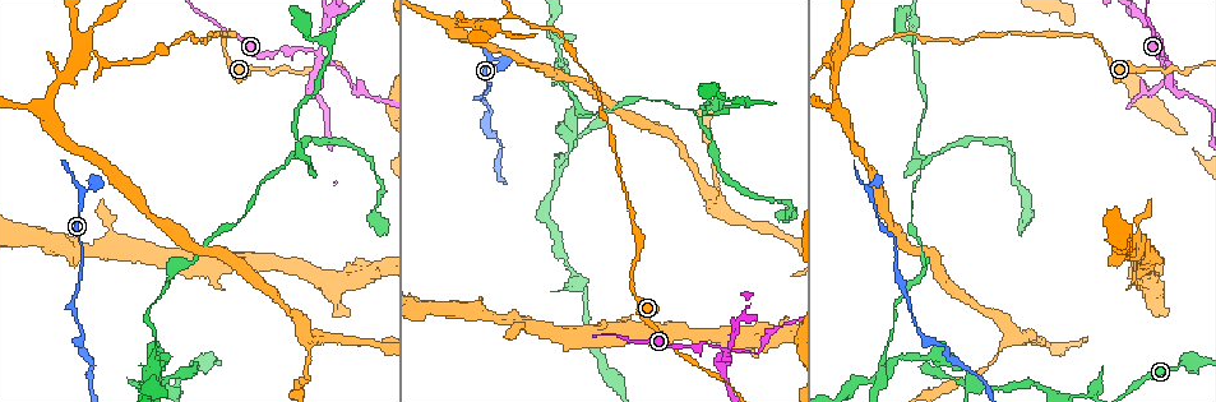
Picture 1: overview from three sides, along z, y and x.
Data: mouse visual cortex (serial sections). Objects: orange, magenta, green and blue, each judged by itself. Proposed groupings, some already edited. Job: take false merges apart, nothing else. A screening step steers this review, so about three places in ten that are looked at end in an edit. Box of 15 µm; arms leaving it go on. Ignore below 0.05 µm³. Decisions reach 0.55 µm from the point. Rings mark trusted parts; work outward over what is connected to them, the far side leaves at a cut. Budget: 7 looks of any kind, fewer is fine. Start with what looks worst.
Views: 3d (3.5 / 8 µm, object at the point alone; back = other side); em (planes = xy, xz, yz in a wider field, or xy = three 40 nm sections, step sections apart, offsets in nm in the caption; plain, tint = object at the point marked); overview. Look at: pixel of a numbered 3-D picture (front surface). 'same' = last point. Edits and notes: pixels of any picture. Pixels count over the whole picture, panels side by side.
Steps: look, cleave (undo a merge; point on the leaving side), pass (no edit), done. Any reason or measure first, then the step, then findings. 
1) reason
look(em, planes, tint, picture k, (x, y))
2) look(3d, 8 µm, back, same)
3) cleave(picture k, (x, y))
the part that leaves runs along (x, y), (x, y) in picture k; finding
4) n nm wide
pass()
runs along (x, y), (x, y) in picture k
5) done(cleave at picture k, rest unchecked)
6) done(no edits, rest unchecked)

sharp bend
look(3d, 8 µm, picture 1, (871, 185))

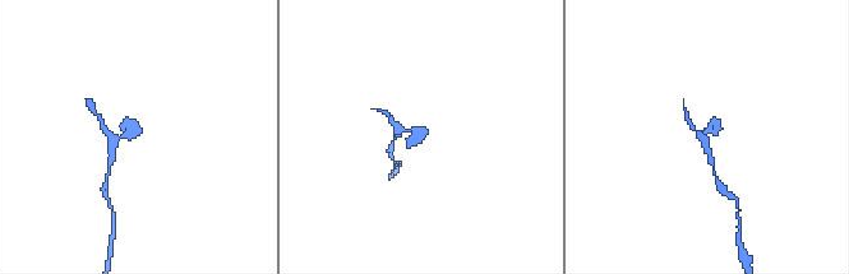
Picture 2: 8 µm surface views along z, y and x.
look(3d, 3.5 µm, picture 2, (709, 130))

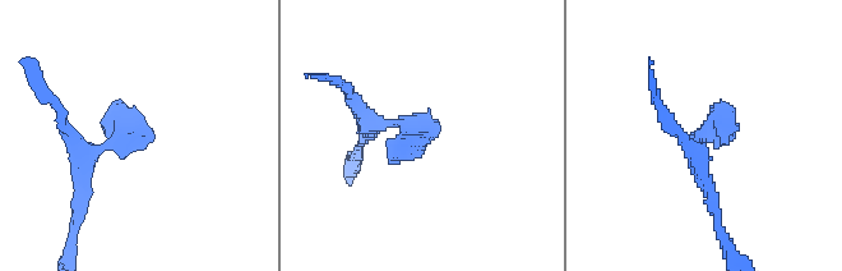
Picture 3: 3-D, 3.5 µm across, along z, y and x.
now the EM
look(em, xy, step 1, tint, picture 3, (411, 131))

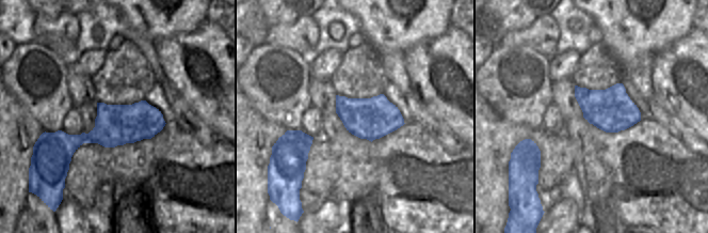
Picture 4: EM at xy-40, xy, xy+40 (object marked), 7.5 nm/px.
pass()
runs along (162, 123), (116, 124), (78, 140), (48, 135) in picture 4; all the same cell

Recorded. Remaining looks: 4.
four-way junction
look(3d, 3.5 µm, picture 1, (972, 385))

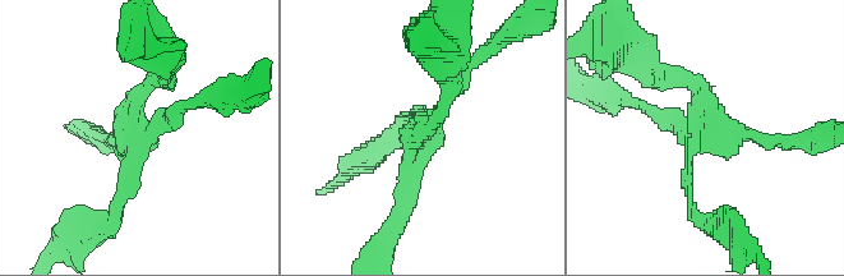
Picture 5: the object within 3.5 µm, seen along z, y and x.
4 arms; arms of 150, 150, 150, 200 nm; need the tissue
look(em, xy, step 3, tint, picture 5, (134, 123))

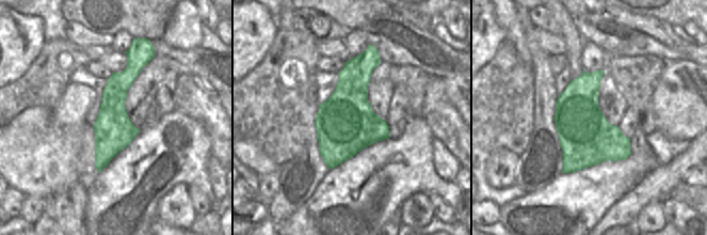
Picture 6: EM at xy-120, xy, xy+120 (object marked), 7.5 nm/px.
cleave(picture 5, (655, 116))
the part that leaves runs along (685, 133), (653, 109), (607, 97) in picture 5; a second cell is stuck on

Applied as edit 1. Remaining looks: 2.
three arms meet
look(3d, 3.5 µm, picture 1, (889, 361))

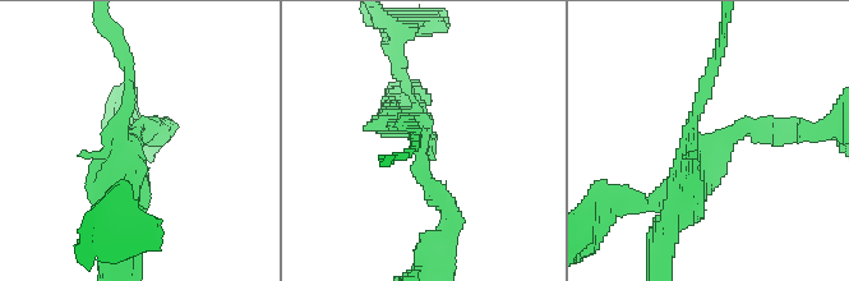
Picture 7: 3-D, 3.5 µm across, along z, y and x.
3 arms; arms of 150, 250, 400 nm
look(em, xy, step 5, tint, picture 7, (711, 140))

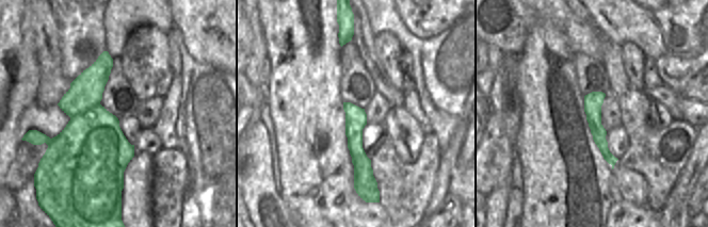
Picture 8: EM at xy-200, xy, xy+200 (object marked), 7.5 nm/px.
cleave(picture 7, (651, 256))
the part that leaves runs along (690, 137), (723, 36) in picture 7; a second cell is stuck on

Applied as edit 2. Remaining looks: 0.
done(cleave at picture 5, cleave at picture 7, rest unchecked)

